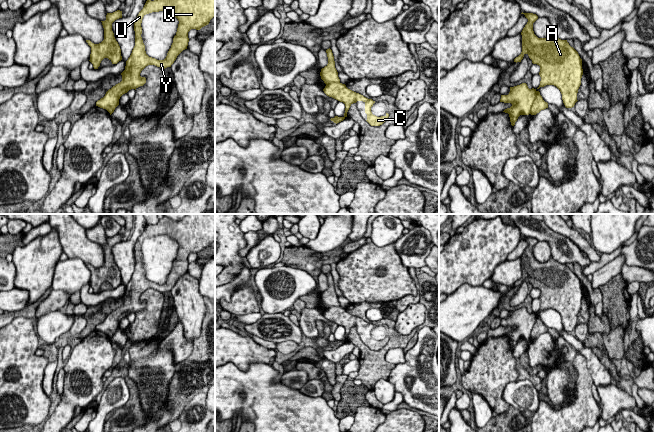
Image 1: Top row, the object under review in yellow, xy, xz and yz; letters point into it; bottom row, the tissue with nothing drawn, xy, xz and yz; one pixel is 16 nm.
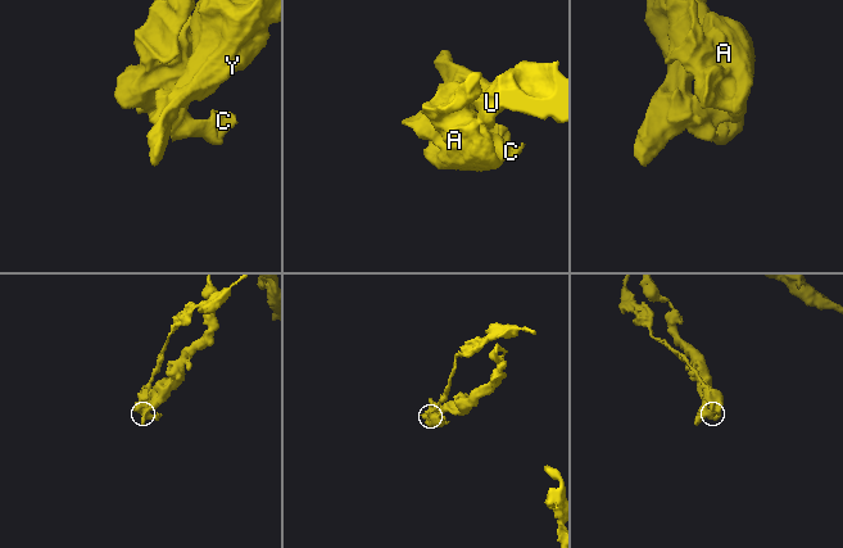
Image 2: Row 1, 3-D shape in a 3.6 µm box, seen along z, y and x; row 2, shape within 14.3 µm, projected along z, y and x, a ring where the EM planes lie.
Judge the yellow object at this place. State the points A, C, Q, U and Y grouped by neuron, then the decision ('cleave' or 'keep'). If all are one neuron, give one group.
groups A C / Q U Y; cleave

